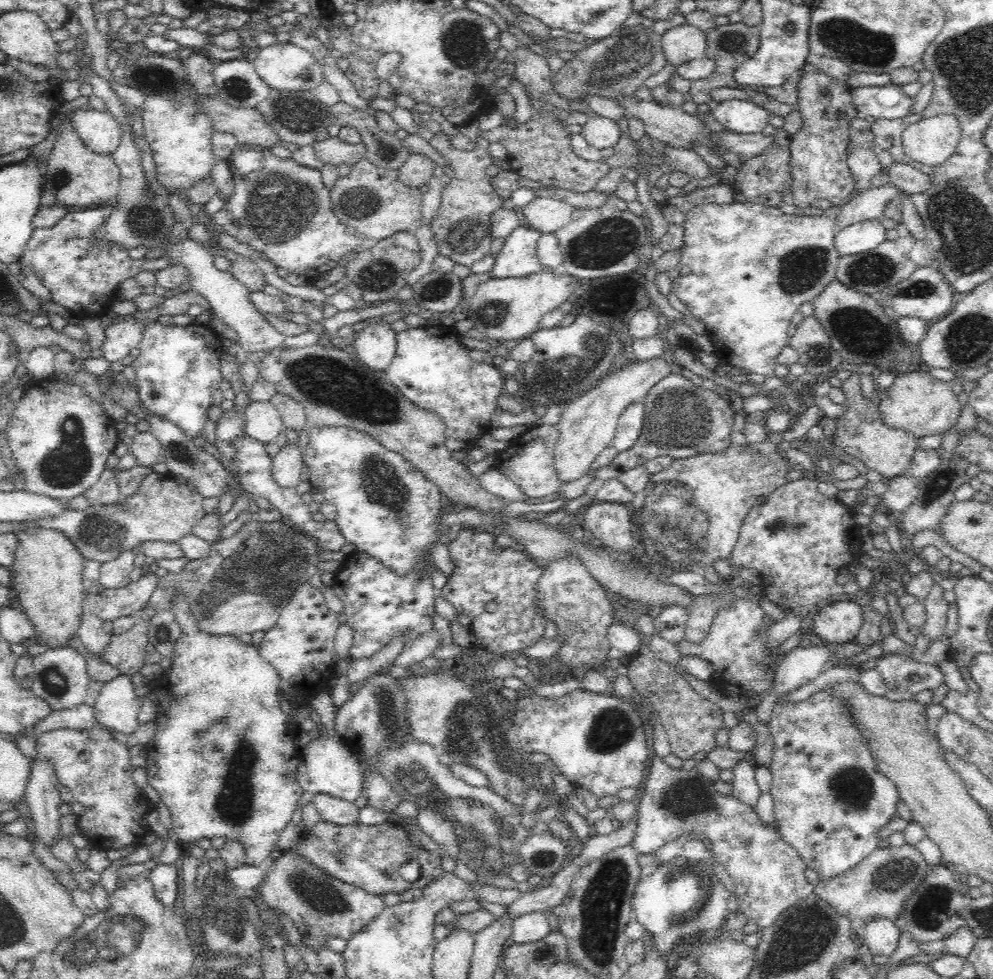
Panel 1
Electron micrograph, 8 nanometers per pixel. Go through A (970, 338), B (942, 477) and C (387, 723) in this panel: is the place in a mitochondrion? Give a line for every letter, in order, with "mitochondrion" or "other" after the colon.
A: mitochondrion
B: mitochondrion
C: mitochondrion

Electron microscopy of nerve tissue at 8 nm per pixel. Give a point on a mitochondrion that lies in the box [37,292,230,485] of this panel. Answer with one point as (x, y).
(186, 458)

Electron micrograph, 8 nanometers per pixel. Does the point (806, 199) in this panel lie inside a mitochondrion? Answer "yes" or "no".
no

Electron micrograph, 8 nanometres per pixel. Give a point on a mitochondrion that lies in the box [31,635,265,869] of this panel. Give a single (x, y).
(234, 802)

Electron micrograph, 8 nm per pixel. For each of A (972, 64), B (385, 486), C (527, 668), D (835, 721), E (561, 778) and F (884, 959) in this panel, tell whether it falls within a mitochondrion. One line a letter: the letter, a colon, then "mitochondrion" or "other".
A: mitochondrion
B: mitochondrion
C: other
D: mitochondrion
E: other
F: other

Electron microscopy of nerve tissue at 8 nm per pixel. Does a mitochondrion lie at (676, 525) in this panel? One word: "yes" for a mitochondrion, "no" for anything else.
yes

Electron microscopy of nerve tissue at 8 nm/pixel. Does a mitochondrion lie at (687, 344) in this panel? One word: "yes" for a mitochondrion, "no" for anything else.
no

